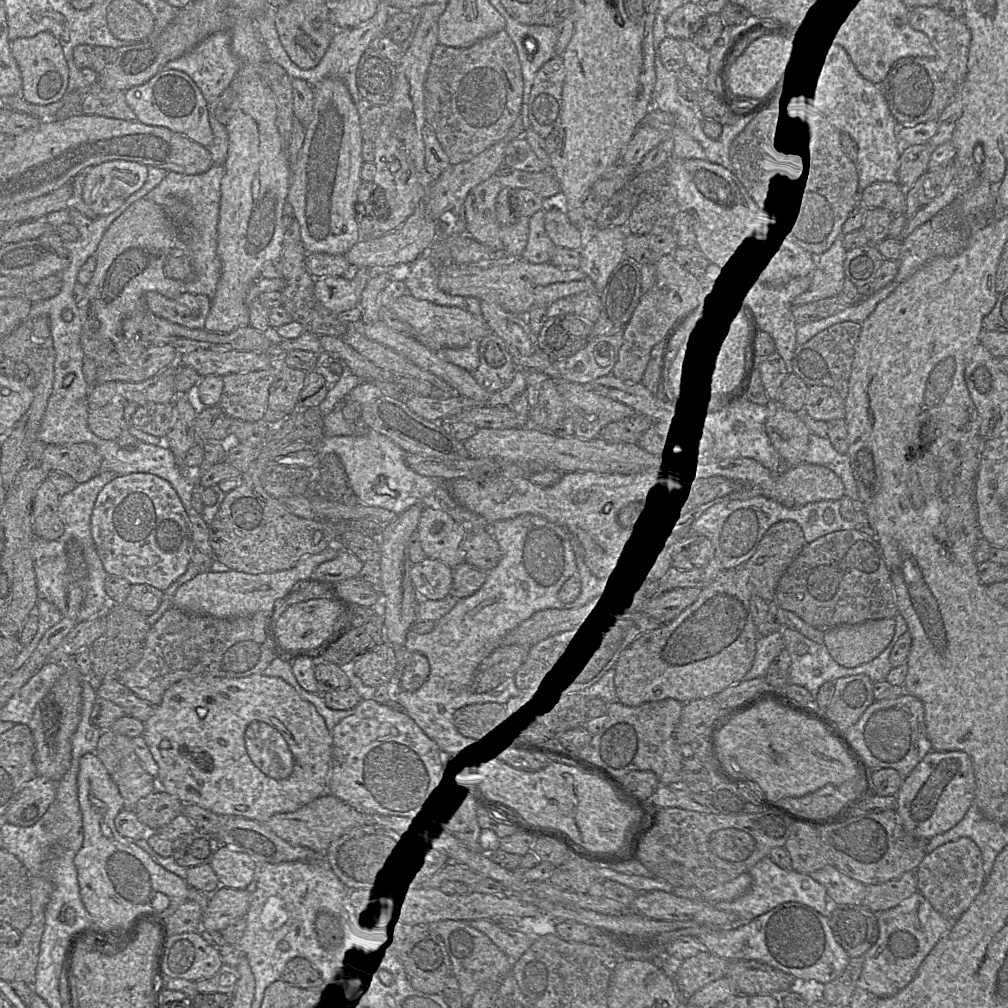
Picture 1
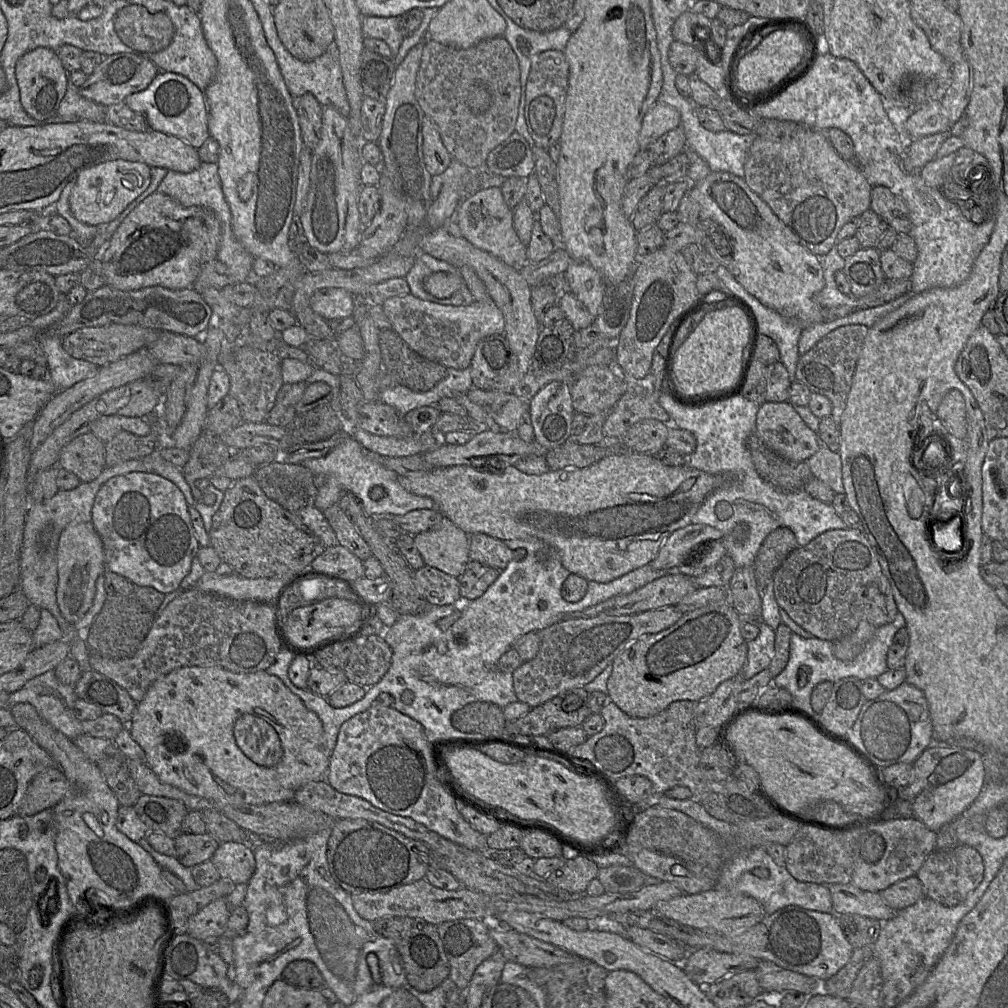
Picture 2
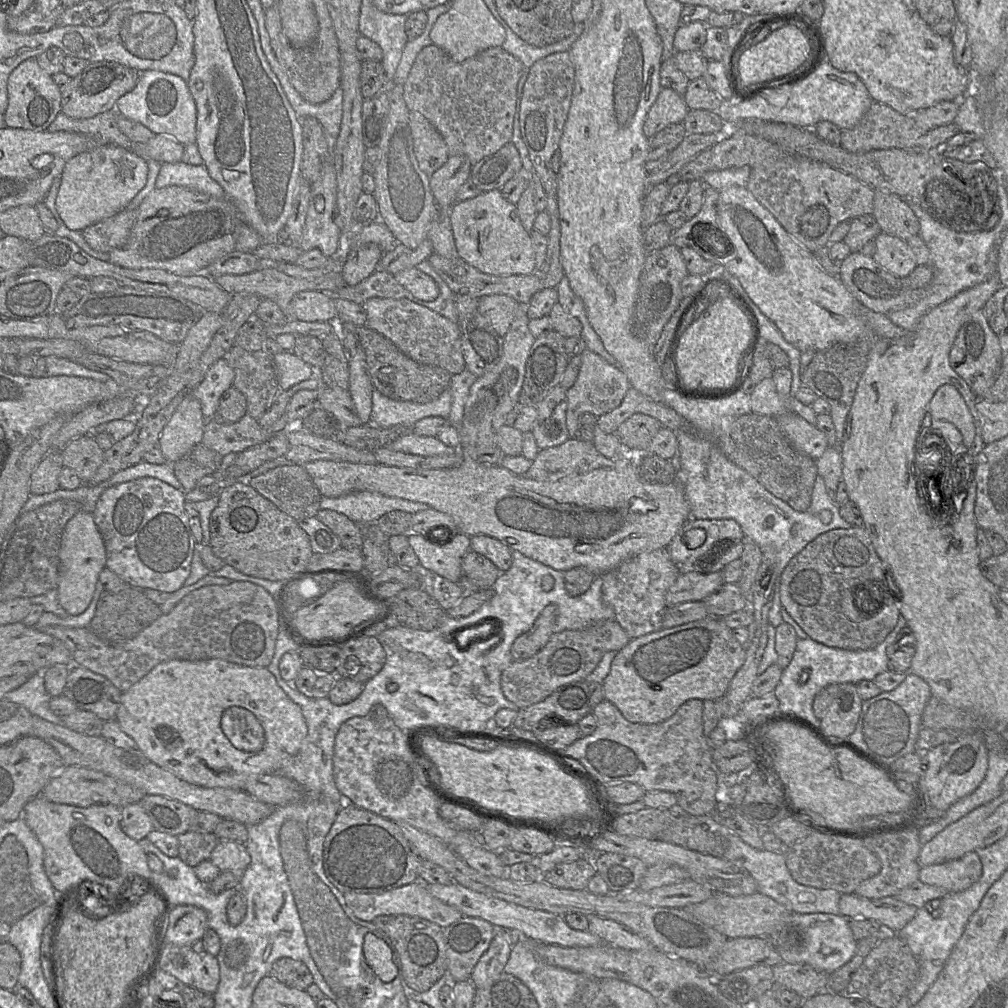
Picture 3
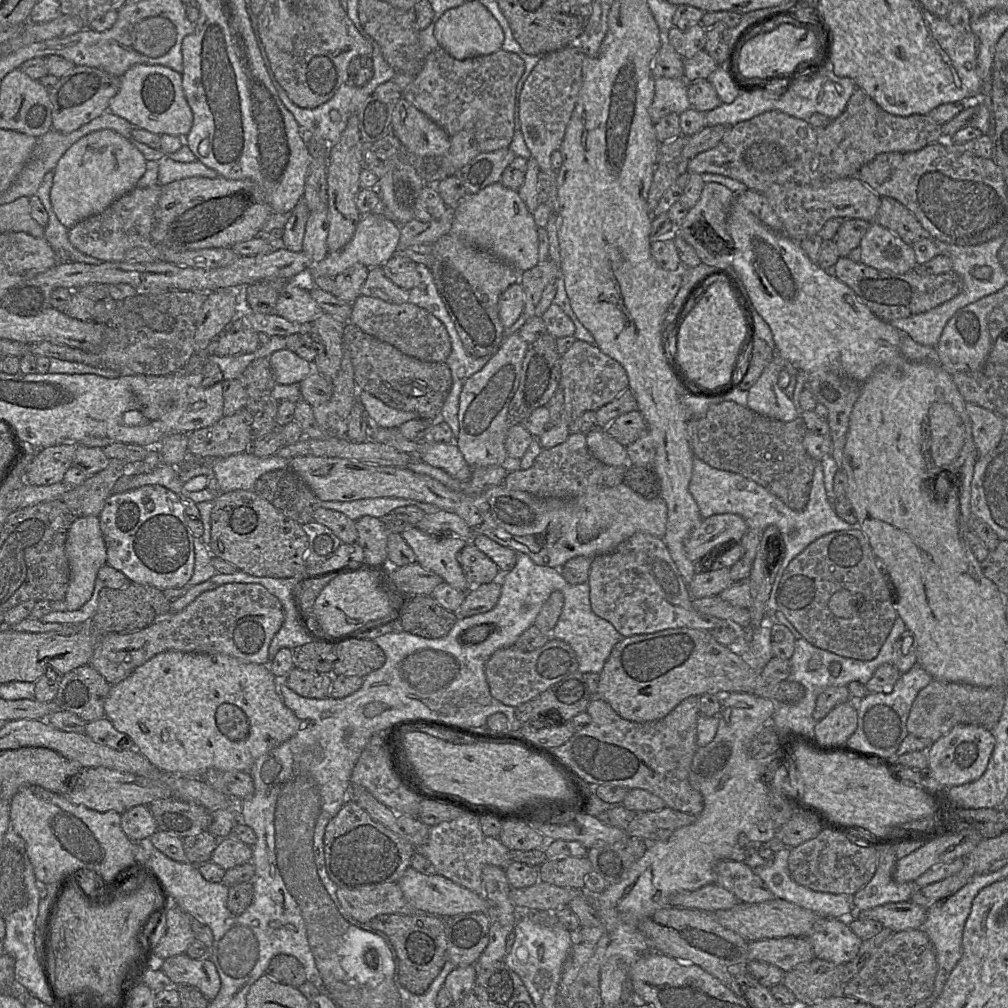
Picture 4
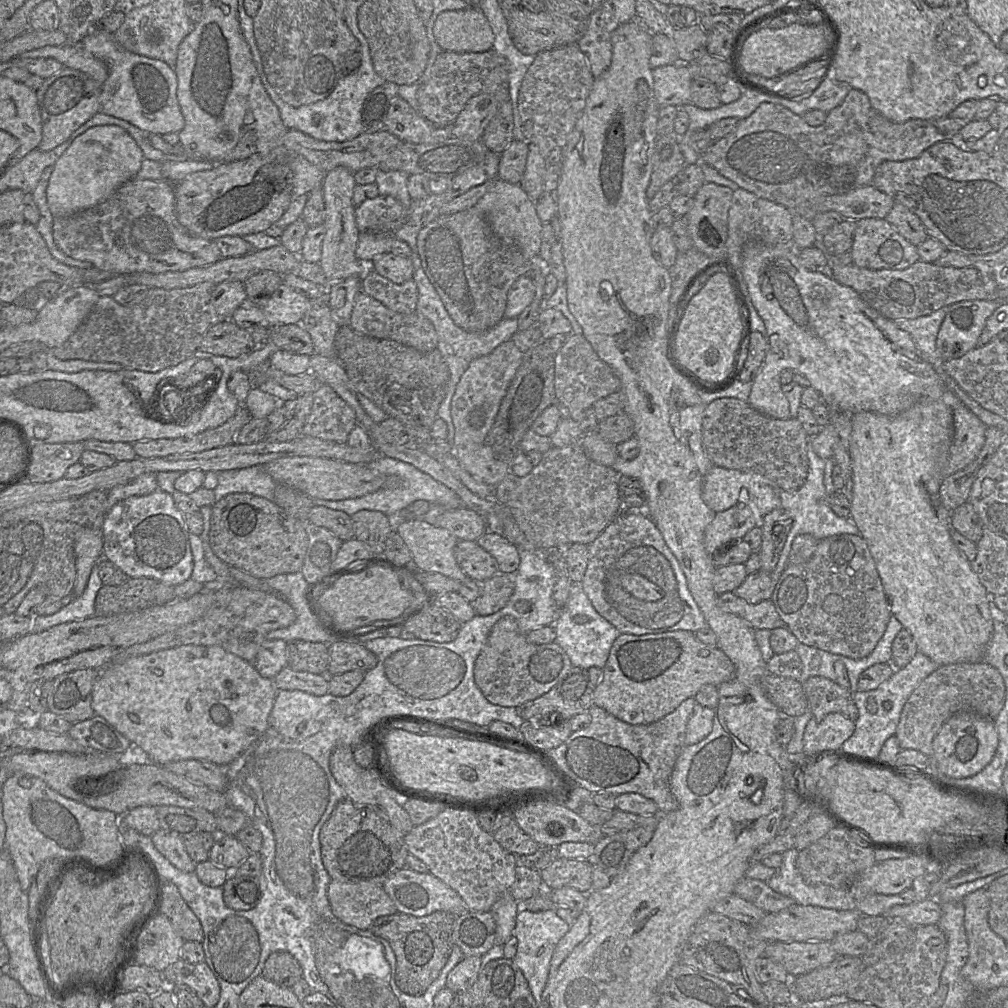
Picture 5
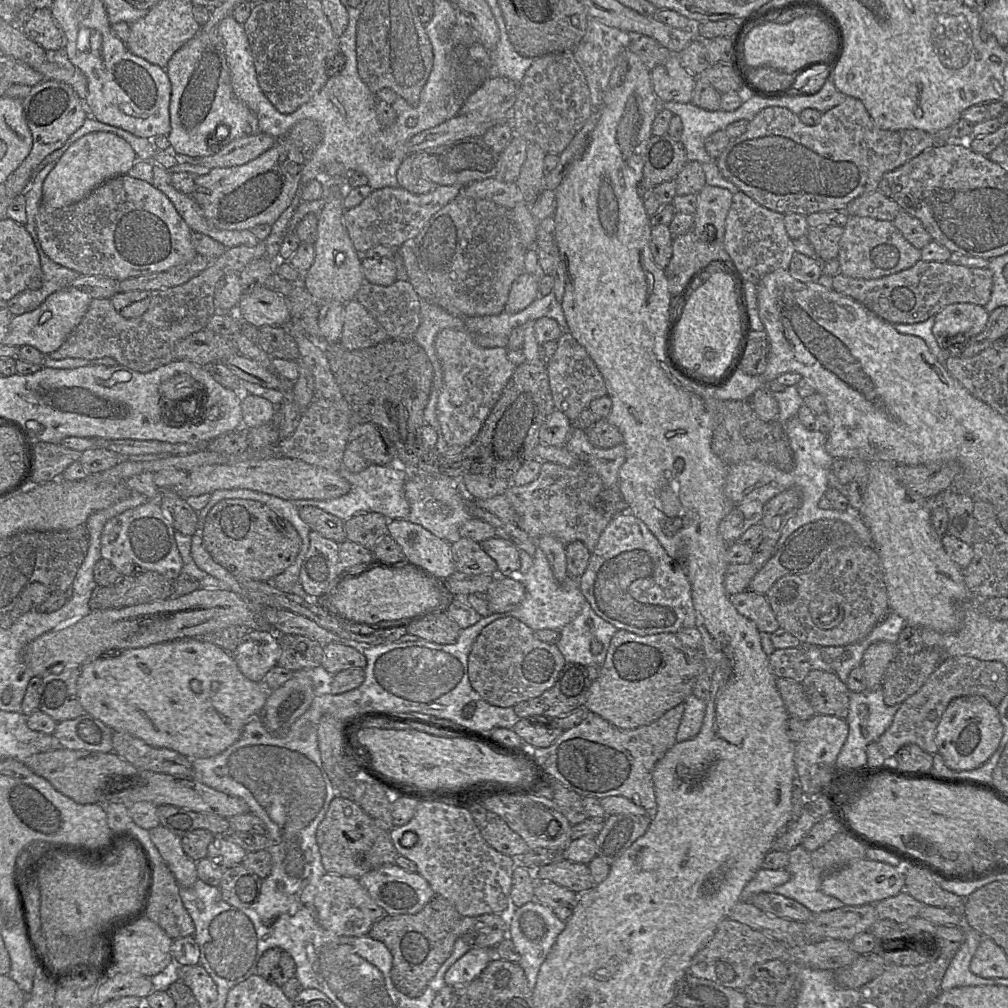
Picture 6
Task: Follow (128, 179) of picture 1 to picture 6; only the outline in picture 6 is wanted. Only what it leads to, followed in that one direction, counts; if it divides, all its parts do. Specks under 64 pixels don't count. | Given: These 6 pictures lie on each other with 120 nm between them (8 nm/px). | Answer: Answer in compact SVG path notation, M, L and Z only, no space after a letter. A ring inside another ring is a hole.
M94 132L84 135L68 148L46 177L42 204L58 209L76 203L105 181L126 175L137 159L130 144L113 133Z

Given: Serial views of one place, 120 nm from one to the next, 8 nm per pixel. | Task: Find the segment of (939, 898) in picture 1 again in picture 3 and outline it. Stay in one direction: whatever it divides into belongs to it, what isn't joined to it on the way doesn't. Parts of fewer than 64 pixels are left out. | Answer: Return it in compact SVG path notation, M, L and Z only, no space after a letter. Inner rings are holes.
M971 851L958 859L921 867L918 880L954 893L969 888L981 874L981 860L975 851Z

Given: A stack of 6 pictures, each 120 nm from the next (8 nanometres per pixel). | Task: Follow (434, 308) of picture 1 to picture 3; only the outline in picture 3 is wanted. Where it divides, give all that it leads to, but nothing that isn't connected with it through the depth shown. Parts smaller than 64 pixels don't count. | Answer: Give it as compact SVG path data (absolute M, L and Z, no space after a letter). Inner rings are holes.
M490 294L478 299L478 311L493 329L504 336L513 321L518 302L505 294ZM373 297L362 304L366 312L364 326L380 333L390 340L400 351L413 360L446 369L452 375L461 373L465 368L465 360L461 349L460 329L456 322L439 313L407 298L392 299Z

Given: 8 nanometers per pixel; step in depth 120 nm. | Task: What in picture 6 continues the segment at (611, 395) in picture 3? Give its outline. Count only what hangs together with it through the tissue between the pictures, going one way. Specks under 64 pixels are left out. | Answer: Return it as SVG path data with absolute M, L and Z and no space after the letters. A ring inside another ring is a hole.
M563 332L557 340L557 349L552 357L546 360L546 368L554 408L562 412L571 422L593 399L607 394L600 371L586 350L569 332Z

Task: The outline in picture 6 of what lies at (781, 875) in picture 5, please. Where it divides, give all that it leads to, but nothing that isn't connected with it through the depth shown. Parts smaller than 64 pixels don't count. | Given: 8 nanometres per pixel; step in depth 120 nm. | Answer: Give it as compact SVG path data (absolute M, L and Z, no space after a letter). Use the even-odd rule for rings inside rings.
M801 844L789 851L789 862L785 868L791 874L790 880L775 887L775 893L796 900L807 907L812 913L834 910L844 906L844 903L839 899L826 895L821 891L821 882L824 874L812 865L810 852Z

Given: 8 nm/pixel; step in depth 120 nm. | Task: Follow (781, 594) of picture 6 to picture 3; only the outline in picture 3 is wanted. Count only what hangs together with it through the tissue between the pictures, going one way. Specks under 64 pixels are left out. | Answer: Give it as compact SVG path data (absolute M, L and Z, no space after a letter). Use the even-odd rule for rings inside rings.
M863 526L833 529L819 535L789 561L779 582L782 607L810 639L828 647L845 650L872 649L894 629L900 615L896 591L886 580L885 566ZM848 589L852 591L854 608L861 616L861 622L849 620L843 612L841 601Z

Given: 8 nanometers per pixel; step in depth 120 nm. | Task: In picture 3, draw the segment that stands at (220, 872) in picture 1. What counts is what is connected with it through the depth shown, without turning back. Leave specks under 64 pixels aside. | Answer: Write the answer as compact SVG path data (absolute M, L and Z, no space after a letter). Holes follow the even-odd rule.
M219 840L209 860L220 871L243 873L250 864L251 857L244 844L235 841Z

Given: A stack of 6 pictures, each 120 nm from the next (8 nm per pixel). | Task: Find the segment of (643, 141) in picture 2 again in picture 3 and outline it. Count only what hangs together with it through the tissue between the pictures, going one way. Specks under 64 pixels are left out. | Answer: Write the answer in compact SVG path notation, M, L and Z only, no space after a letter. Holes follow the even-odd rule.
M662 88L648 111L643 132L649 139L667 126L683 123L688 107L682 95L670 88Z

